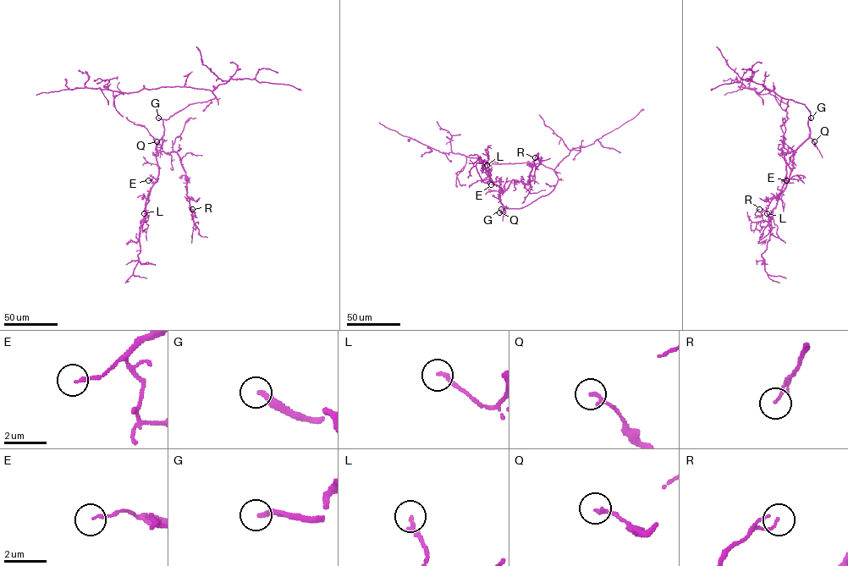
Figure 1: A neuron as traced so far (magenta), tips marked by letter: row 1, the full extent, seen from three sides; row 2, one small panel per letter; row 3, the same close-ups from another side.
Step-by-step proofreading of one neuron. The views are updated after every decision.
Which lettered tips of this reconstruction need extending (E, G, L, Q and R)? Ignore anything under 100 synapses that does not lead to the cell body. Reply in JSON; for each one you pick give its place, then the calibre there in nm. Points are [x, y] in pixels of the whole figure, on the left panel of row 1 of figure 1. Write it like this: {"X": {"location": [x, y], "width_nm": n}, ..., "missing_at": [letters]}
{"G": {"location": [158, 118], "width_nm": 240}, "missing_at": ["G"]}

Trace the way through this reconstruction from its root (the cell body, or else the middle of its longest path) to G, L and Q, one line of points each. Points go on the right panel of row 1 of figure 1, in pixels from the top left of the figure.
G: (803, 104), (809, 110), (811, 118)
L: (803, 104), (810, 112), (810, 136), (794, 152), (792, 169), (786, 186), (773, 211), (769, 215), (767, 213)
Q: (803, 104), (810, 112), (808, 125), (810, 137), (815, 145), (814, 141)

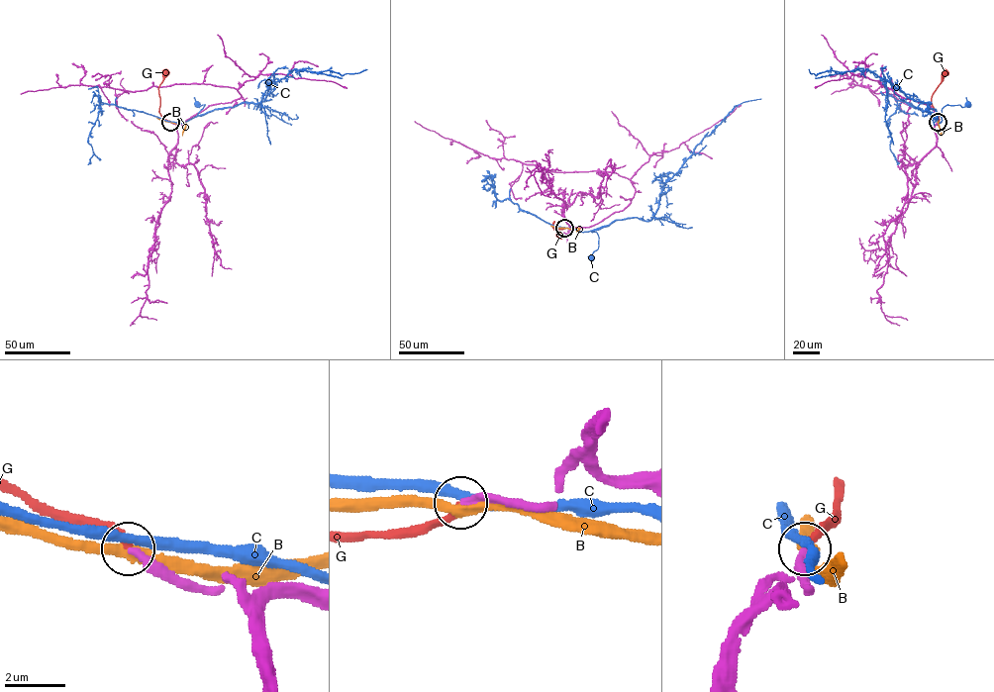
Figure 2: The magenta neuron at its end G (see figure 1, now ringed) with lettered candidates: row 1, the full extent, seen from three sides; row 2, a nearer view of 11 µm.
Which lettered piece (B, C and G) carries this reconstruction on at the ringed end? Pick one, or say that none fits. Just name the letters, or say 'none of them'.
G

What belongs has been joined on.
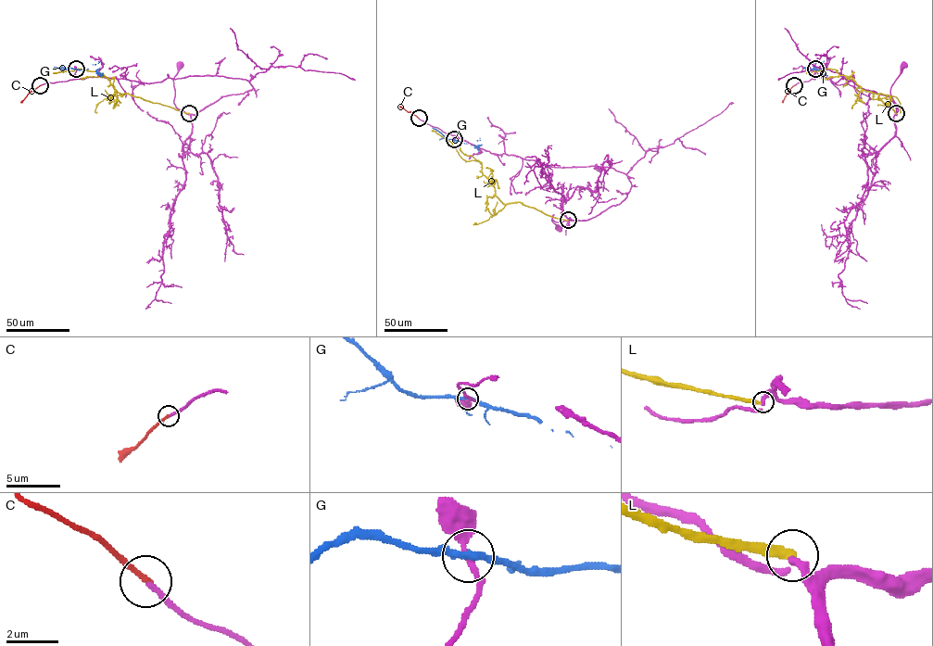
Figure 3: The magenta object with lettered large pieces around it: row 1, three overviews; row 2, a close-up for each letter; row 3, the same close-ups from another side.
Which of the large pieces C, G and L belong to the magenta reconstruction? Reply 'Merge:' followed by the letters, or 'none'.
Merge: C

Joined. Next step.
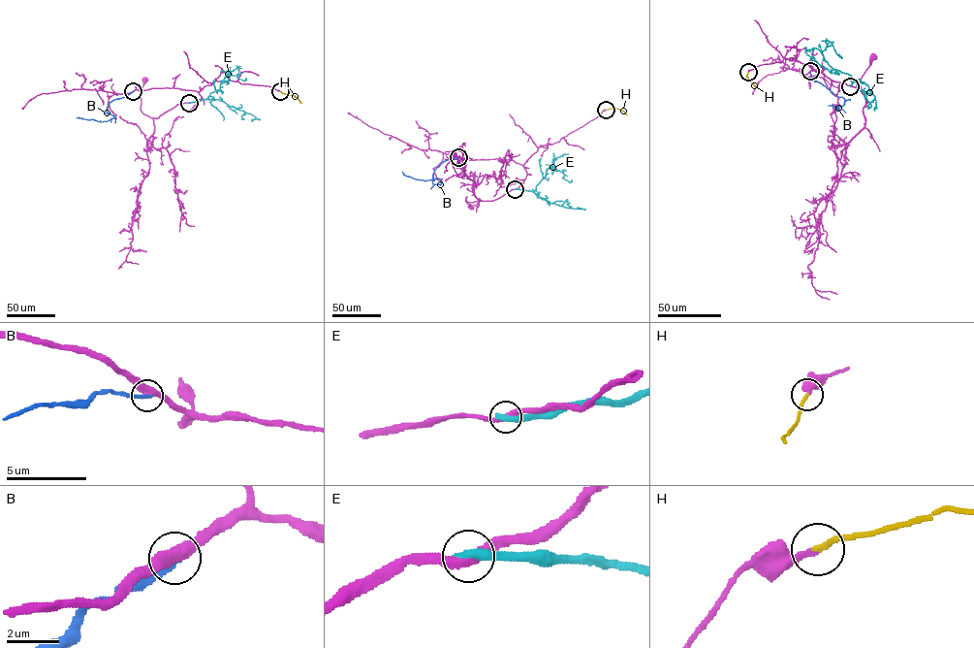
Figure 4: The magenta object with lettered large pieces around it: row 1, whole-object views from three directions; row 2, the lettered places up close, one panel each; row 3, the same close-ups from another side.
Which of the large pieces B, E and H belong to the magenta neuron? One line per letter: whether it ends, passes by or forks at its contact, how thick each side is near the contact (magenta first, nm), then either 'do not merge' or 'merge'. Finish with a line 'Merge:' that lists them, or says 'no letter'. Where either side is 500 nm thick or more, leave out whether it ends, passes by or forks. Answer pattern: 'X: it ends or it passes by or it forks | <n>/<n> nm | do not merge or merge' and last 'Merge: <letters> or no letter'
B: it ends | 440/240 nm | do not merge
E: it ends | 360/440 nm | do not merge
H: it ends | 200/200 nm | merge
Merge: H

